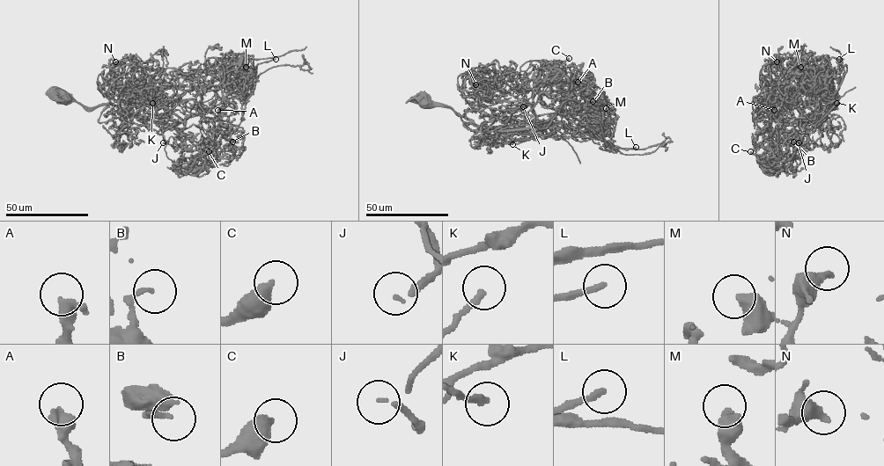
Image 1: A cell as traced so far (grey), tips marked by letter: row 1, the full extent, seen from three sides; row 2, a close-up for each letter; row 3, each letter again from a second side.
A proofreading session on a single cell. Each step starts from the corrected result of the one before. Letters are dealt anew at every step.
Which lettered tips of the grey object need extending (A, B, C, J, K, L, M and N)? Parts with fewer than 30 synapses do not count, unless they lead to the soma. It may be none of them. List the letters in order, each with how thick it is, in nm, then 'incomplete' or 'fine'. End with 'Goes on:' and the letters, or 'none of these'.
A: calibre 480 nm; fine
B: calibre 160 nm; fine
C: calibre 420 nm; incomplete
J: calibre 140 nm; incomplete
K: calibre 150 nm; fine
L: calibre 190 nm; incomplete
M: calibre 500 nm; fine
N: calibre 440 nm; fine
Goes on: C, J, L

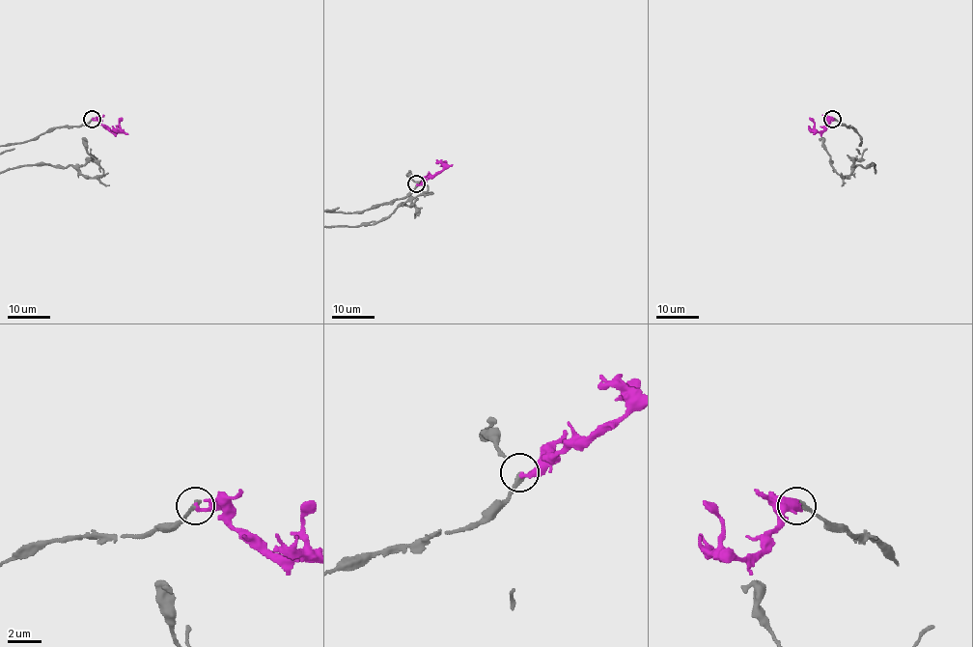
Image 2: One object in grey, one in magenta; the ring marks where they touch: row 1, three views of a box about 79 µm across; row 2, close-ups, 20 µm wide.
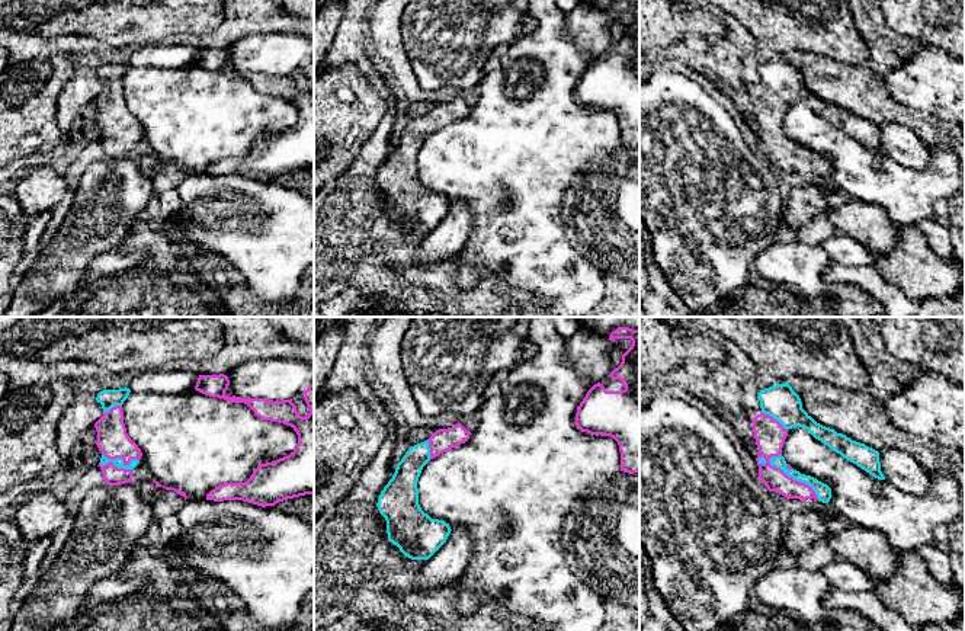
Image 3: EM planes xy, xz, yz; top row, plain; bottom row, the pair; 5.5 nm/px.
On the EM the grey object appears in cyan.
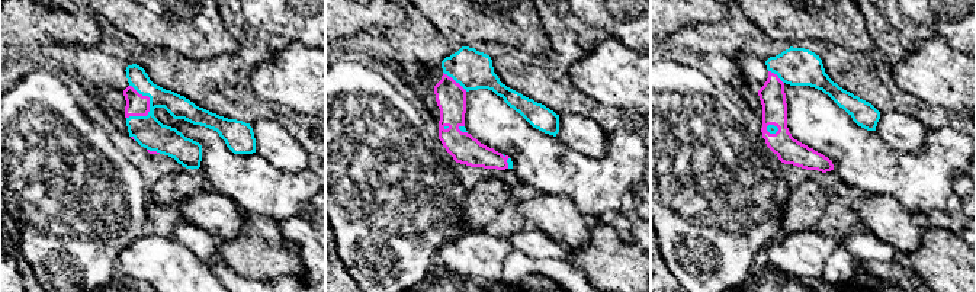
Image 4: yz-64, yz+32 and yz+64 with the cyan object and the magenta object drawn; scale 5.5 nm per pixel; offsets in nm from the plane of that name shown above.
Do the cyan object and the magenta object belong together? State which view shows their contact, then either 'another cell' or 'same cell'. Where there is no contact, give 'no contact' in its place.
yz | same cell

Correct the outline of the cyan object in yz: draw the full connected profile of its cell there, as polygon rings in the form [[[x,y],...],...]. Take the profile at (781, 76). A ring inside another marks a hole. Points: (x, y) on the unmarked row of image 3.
[[[789,57],[760,64],[757,73],[760,76],[762,87],[753,95],[753,106],[759,125],[756,135],[759,140],[759,153],[764,157],[769,166],[776,166],[788,173],[814,173],[823,177],[828,177],[831,173],[831,163],[827,158],[794,144],[782,131],[782,122],[788,110],[788,105],[796,100],[807,103],[815,113],[821,115],[831,125],[840,128],[843,132],[856,138],[875,153],[885,154],[881,145],[879,126],[866,121],[865,118],[852,115],[843,108],[837,108],[834,103],[817,97],[802,83],[801,73],[792,64]]]

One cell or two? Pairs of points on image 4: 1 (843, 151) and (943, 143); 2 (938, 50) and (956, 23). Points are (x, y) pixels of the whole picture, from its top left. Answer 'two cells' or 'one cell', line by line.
1: one cell
2: two cells

